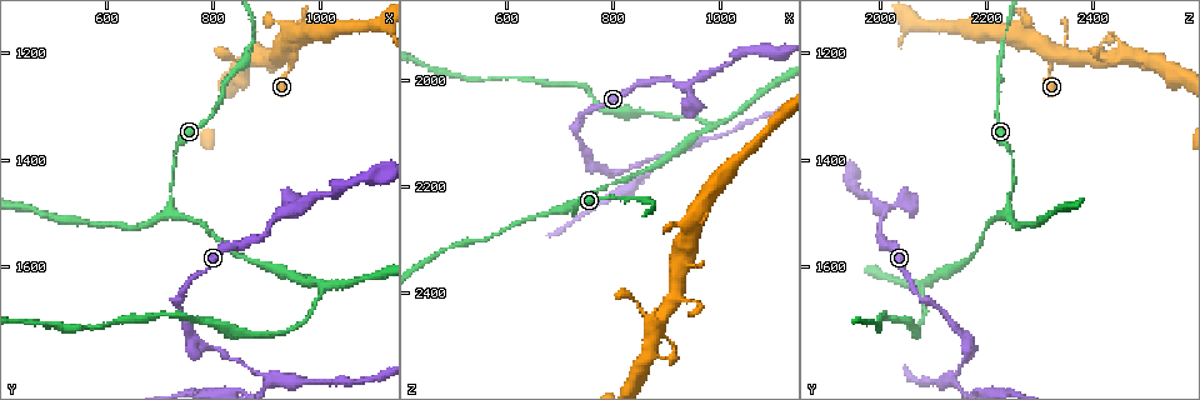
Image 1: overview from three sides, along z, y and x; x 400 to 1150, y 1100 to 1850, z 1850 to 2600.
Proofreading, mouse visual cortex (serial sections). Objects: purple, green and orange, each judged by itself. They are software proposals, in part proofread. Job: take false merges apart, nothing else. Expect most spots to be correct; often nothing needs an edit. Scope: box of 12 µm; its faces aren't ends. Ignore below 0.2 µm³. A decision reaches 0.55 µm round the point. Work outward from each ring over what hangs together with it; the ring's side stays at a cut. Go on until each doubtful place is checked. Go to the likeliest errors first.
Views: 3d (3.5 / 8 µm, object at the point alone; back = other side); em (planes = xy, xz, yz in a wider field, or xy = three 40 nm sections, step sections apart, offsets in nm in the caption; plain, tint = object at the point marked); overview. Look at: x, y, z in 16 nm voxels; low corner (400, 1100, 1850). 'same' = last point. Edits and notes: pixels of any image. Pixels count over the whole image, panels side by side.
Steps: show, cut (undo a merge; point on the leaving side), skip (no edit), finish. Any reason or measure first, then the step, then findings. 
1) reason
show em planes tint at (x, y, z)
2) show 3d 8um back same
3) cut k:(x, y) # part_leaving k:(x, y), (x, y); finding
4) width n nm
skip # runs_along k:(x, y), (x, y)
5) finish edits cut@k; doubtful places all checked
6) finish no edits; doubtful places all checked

sharp bend
show 3d 3.5um at (900, 1805, 2145)

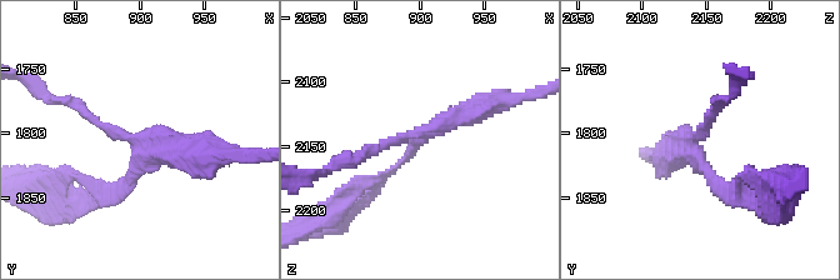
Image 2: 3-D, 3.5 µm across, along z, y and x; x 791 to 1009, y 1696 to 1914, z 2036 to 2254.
shape alone is not enough
show em xy step 2 tint at (902, 1810, 2140)

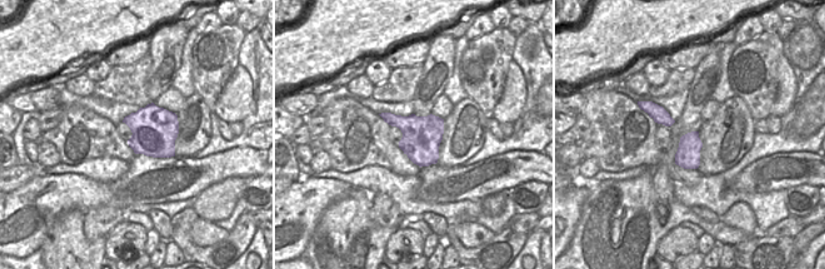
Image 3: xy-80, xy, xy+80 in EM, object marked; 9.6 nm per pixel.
arm_widths 100, 150, 300 nm
skip # runs_along 2:(354, 160), (500, 103); one cell here

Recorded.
a fork
show 3d 3.5um at (725, 1490, 2240)

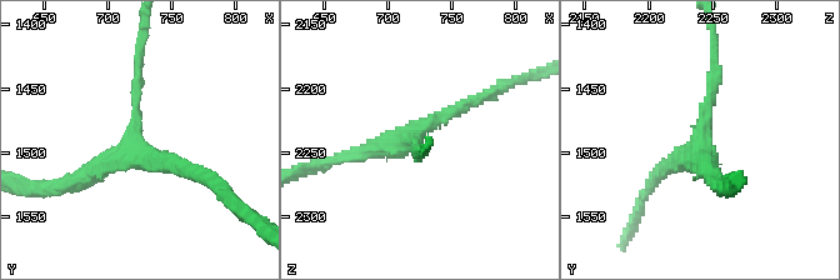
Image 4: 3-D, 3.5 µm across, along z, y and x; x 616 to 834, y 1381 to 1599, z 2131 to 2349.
show em xy step 3 tint at (718, 1490, 2242)

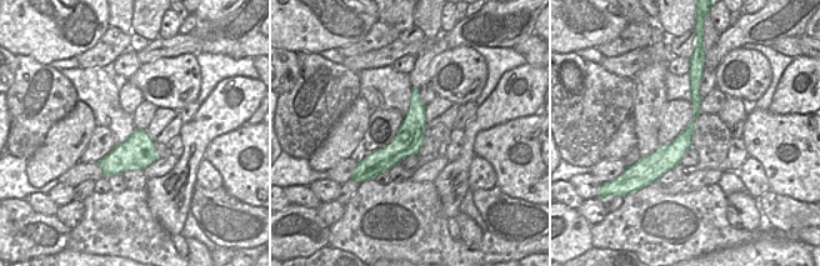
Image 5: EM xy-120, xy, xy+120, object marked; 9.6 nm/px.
skip # runs_along 4:(136, 61), (133, 149), (194, 173); all the same cell

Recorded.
three-way junction
show 3d 3.5um back at (1000, 1635, 2085)

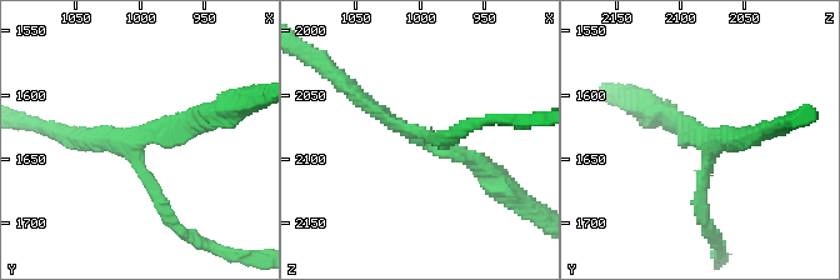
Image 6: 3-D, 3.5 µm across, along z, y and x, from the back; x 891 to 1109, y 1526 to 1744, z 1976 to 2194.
now the EM
show em xy step 5 tint at (1002, 1640, 2084)

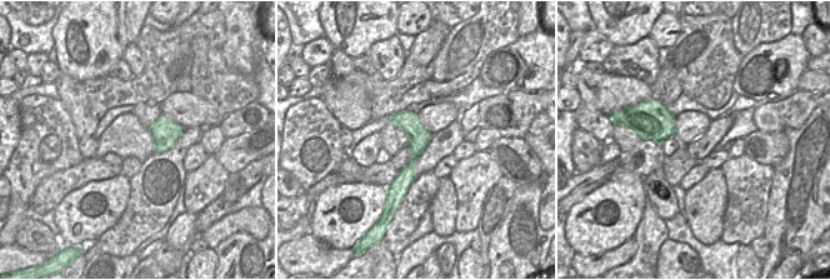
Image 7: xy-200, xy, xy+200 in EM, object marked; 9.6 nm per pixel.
show em planes tint same

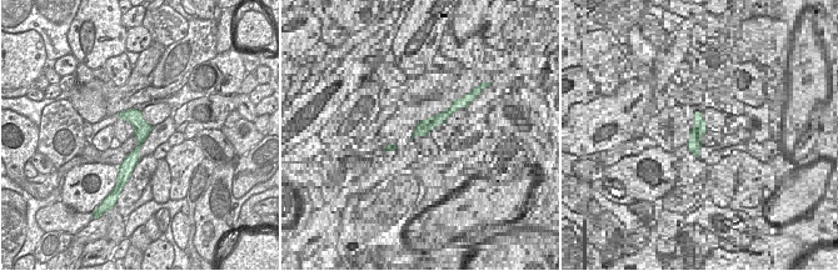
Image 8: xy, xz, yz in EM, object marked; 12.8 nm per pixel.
skip # all the same cell

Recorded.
finish no edits; doubtful places all checked

